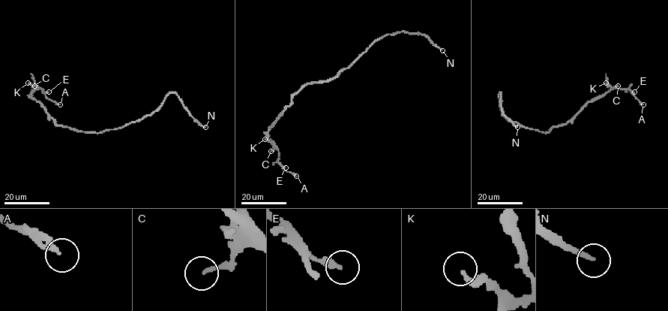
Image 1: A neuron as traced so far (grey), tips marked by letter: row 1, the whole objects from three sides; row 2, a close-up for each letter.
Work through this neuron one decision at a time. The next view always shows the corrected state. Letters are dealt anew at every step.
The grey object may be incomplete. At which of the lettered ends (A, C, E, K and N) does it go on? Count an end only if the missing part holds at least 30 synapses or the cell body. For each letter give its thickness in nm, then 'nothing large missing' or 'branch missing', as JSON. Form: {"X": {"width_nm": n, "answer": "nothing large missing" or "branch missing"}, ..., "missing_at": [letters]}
{"A": {"width_nm": 240, "answer": "nothing large missing"}, "C": {"width_nm": 140, "answer": "nothing large missing"}, "E": {"width_nm": 280, "answer": "nothing large missing"}, "K": {"width_nm": 240, "answer": "nothing large missing"}, "N": {"width_nm": 190, "answer": "nothing large missing"}, "missing_at": []}

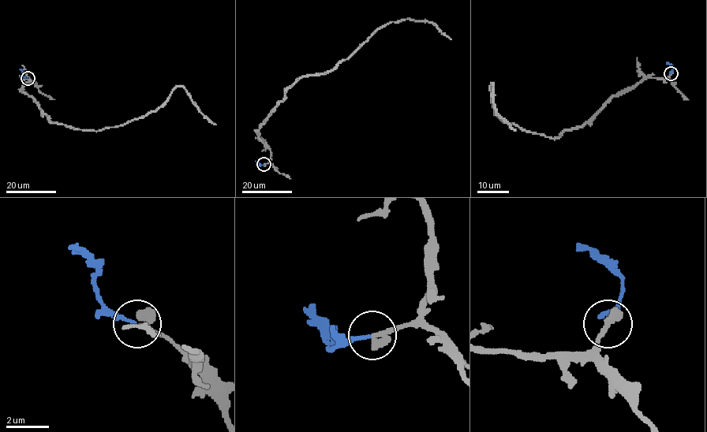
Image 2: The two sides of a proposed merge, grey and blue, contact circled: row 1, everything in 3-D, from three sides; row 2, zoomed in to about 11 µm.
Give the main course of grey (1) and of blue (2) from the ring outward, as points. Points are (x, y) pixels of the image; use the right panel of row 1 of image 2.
1: (671, 73), (645, 77), (555, 138), (506, 123), (494, 112), (491, 83), (495, 111), (516, 131)
2: (671, 73), (672, 67), (666, 62)

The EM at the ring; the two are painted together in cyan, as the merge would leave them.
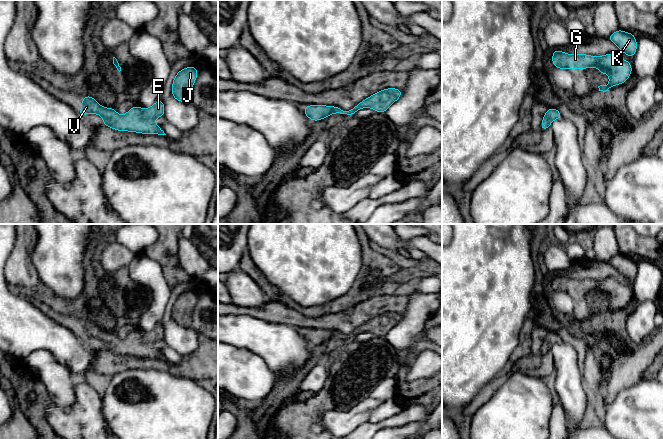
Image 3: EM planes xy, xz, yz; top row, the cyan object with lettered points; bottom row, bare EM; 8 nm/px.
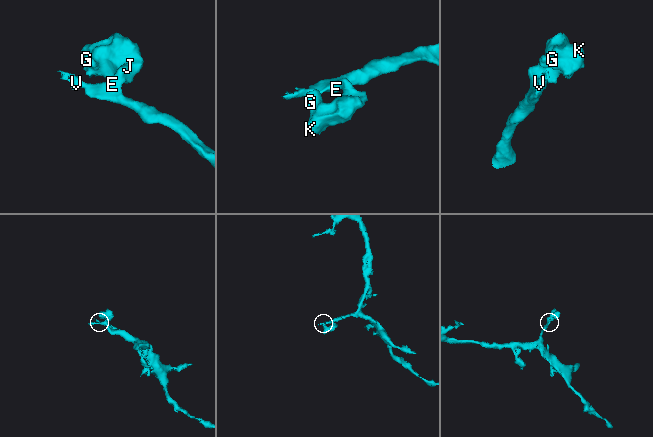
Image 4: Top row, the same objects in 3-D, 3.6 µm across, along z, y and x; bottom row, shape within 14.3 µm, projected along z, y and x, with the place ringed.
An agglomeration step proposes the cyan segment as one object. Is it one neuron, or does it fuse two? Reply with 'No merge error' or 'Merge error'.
No merge error

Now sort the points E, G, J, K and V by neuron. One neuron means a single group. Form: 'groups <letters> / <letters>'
groups E G J K V

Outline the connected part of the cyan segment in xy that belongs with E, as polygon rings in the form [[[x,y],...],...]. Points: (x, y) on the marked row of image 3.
[[[84,96],[79,115],[82,117],[88,113],[100,115],[104,126],[116,131],[166,135],[154,122],[155,119],[164,117],[164,111],[164,102],[160,99],[147,109],[135,106],[126,114],[120,115],[114,108],[101,106],[92,96]]]

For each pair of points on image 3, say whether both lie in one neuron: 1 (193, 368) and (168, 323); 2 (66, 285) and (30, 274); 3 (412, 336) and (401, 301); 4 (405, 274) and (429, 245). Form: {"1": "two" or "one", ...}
{"1": "two", "2": "two", "3": "two", "4": "two"}

